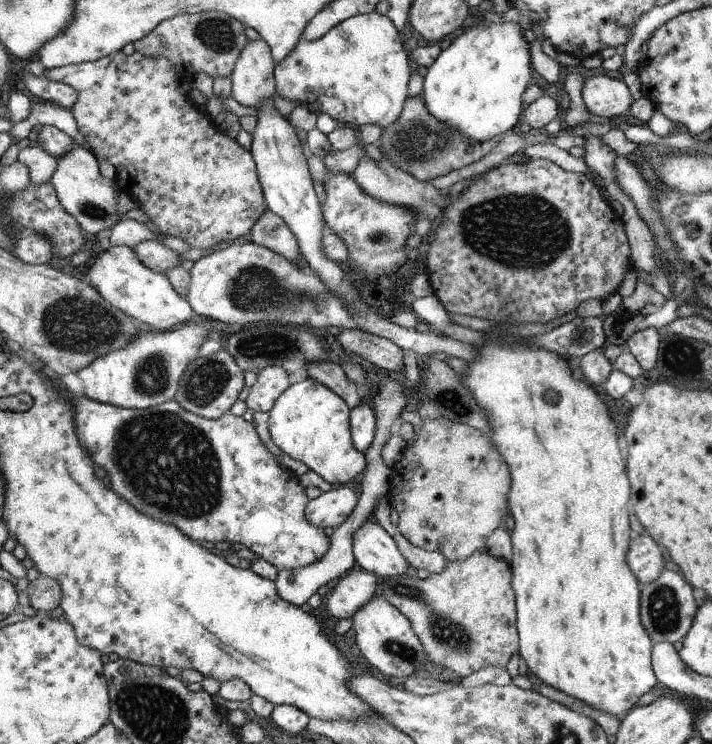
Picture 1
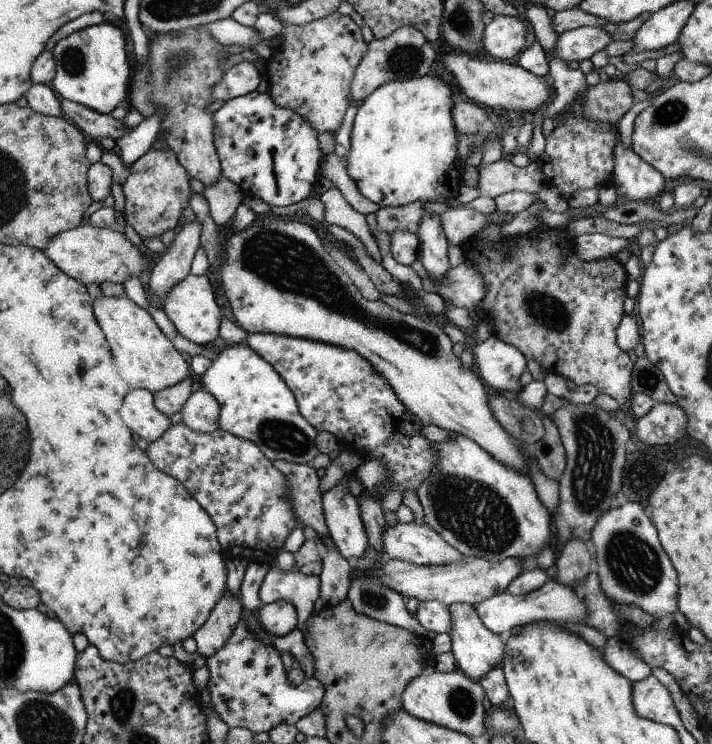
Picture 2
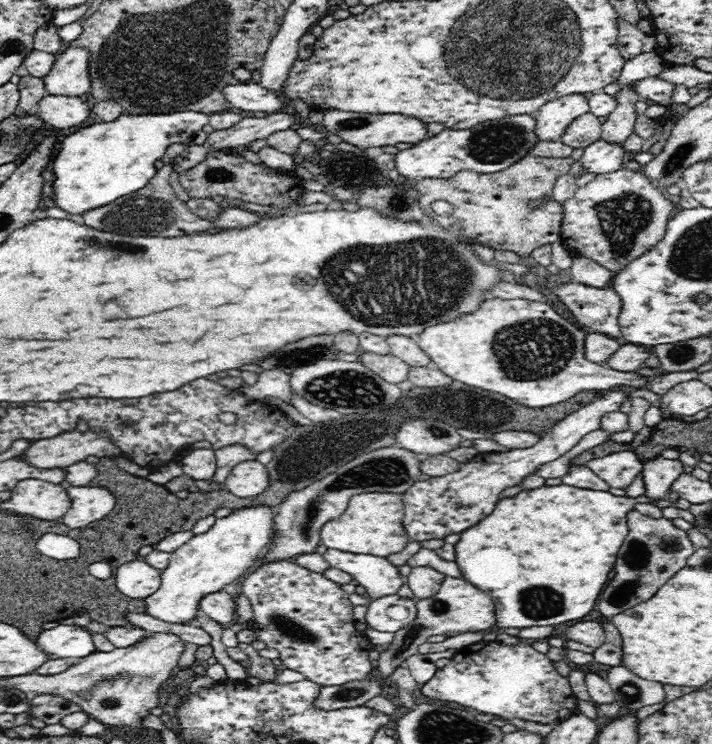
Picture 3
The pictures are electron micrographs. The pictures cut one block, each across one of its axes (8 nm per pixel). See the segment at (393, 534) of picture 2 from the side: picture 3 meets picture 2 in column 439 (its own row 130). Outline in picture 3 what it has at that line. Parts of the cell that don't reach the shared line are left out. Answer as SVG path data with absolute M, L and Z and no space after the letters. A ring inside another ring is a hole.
M569 94L542 105L534 115L535 133L540 141L558 140L568 125L590 110L584 94Z

